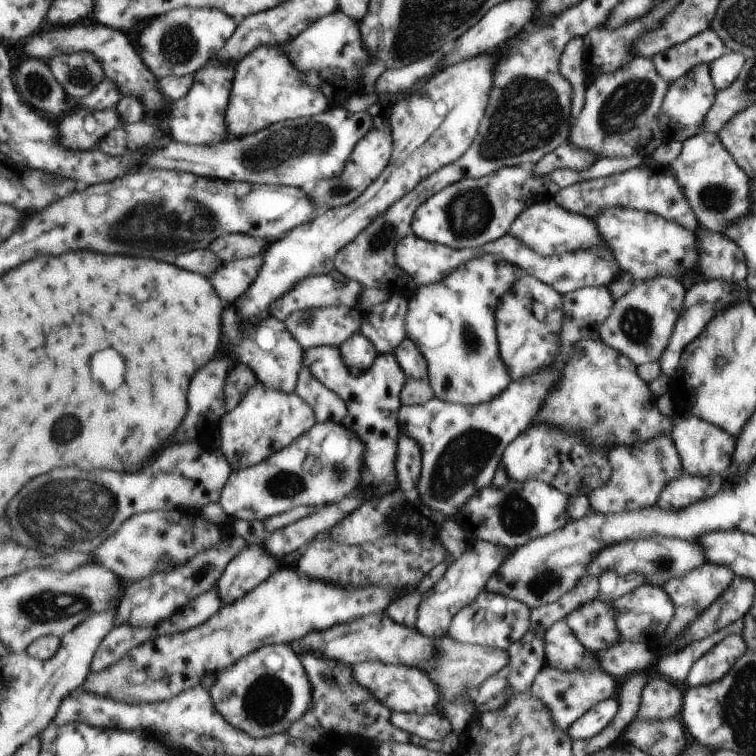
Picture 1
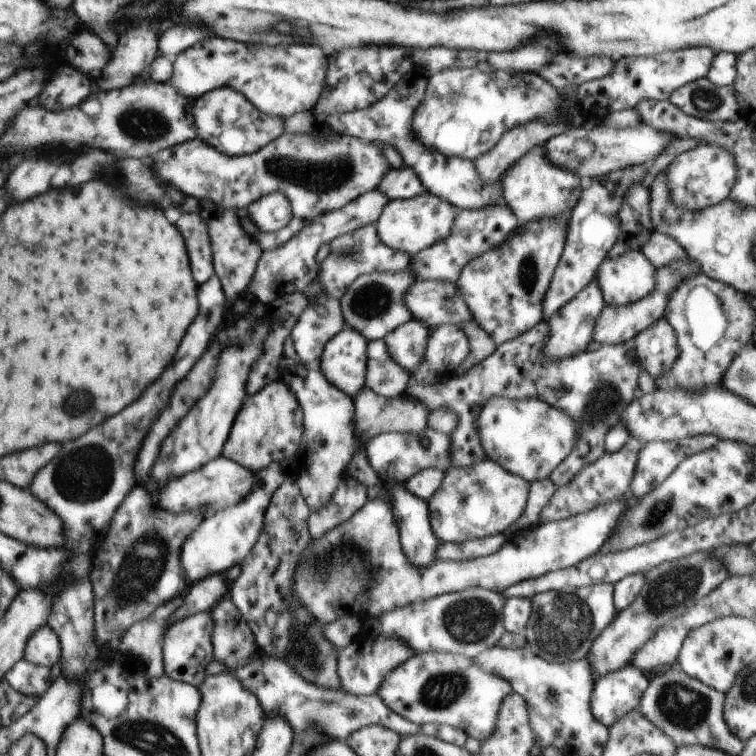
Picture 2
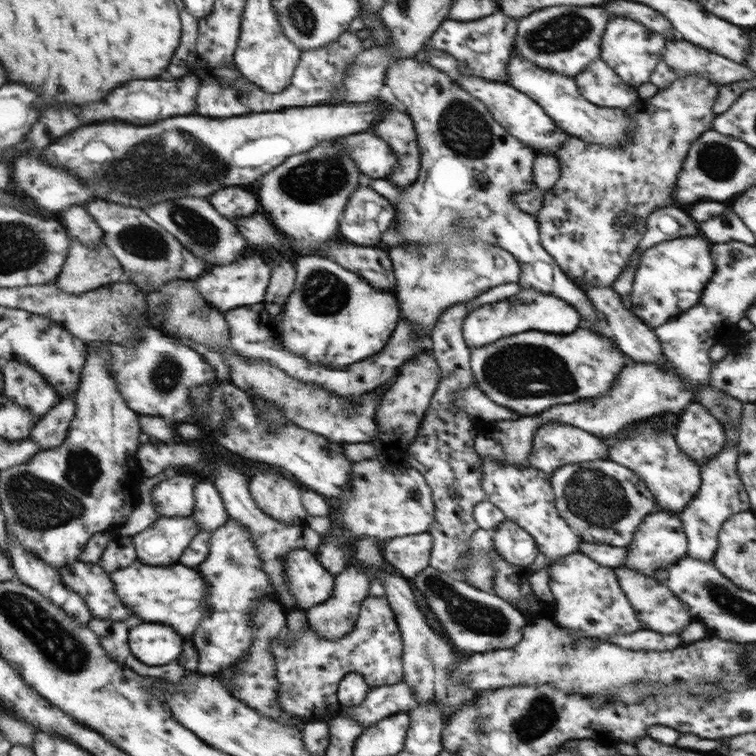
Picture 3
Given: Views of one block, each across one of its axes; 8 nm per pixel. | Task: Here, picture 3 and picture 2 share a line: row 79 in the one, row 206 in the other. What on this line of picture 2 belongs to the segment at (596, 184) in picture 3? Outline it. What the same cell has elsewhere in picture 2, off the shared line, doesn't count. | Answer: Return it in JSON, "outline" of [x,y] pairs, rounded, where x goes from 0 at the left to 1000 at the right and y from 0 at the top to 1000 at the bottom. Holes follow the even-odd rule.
{"outline":[[[926,189],[902,204],[896,204],[882,220],[878,233],[892,272],[897,272],[899,278],[923,280],[958,267],[968,257],[976,235],[976,217],[963,198]]]}

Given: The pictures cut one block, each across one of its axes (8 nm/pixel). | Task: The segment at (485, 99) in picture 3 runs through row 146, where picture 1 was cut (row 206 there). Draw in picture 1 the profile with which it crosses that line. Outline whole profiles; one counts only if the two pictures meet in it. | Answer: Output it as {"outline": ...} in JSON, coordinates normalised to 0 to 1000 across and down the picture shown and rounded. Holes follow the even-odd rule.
{"outline":[[[733,263],[714,266],[696,275],[679,294],[672,310],[685,313],[702,329],[708,329],[718,340],[742,337],[747,333],[774,332],[787,329],[792,324],[804,325],[791,304],[790,296],[780,287],[755,282],[743,275],[742,270]]]}

